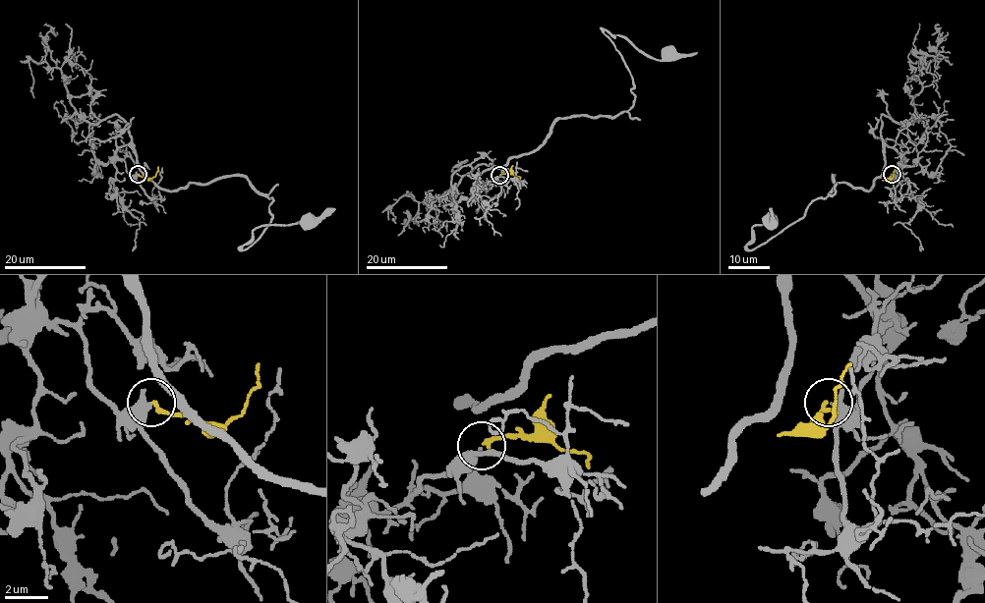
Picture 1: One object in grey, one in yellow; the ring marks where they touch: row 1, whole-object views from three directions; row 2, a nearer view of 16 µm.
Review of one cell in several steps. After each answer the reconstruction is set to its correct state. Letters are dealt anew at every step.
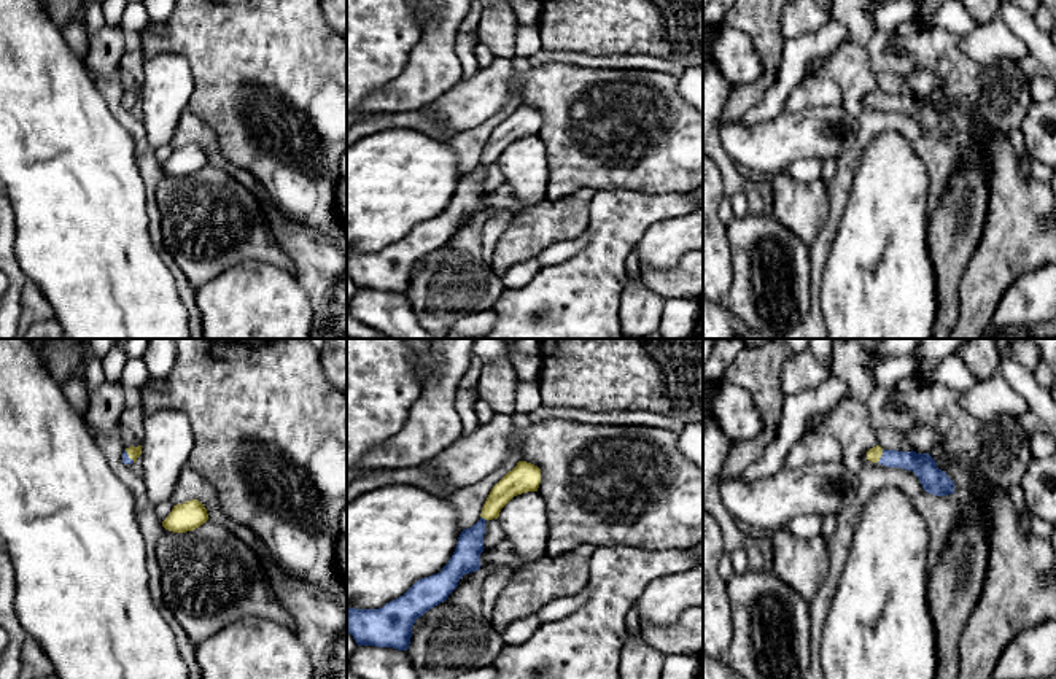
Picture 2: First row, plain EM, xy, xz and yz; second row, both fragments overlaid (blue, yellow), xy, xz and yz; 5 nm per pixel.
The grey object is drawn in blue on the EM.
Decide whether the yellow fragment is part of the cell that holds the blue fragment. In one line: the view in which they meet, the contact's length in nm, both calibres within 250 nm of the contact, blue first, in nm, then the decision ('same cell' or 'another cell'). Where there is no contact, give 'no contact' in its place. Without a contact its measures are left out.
yz | 70 nm | 120/70 nm | same cell

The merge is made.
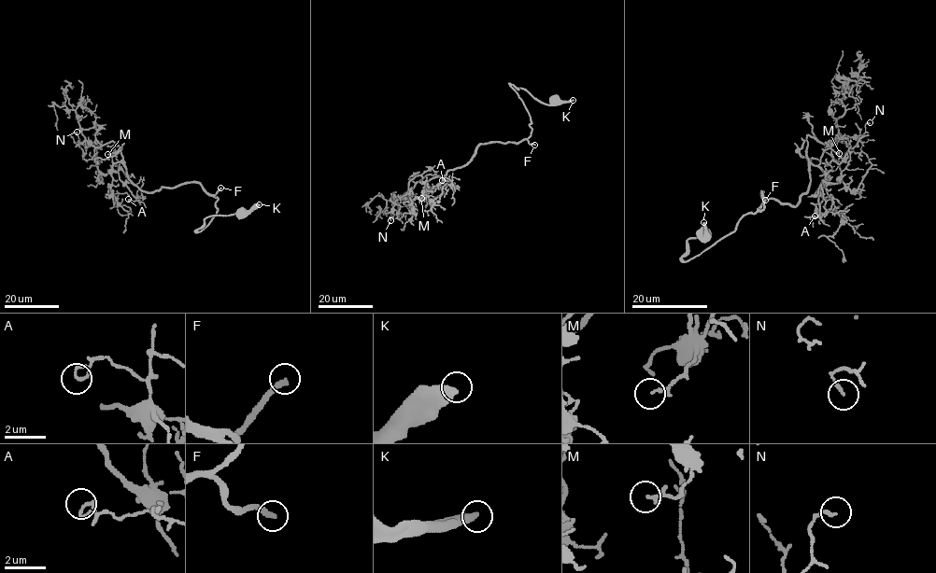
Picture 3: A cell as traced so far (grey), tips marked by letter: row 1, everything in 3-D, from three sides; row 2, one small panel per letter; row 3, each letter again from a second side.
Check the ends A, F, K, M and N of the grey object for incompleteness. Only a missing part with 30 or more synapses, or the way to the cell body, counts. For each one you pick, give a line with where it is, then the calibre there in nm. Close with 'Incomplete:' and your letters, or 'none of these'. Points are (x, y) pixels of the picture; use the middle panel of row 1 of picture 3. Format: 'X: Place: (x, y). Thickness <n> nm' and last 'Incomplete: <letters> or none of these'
F: Place: (534, 145). Thickness 260 nm
Incomplete: F

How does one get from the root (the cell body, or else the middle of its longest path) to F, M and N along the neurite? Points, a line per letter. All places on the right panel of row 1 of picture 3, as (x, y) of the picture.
F: (702, 234), (709, 235), (687, 241), (681, 258), (684, 261), (731, 232), (744, 216), (762, 209), (765, 200)
M: (702, 234), (687, 241), (684, 261), (755, 213), (761, 192), (794, 206), (810, 165), (839, 153)
N: (702, 234), (687, 241), (684, 261), (755, 213), (761, 192), (799, 202), (808, 135), (828, 144), (870, 122)

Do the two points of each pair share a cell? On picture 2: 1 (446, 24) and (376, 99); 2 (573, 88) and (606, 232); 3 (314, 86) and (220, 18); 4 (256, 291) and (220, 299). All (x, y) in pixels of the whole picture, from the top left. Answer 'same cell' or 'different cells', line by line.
1: same cell
2: different cells
3: same cell
4: same cell

